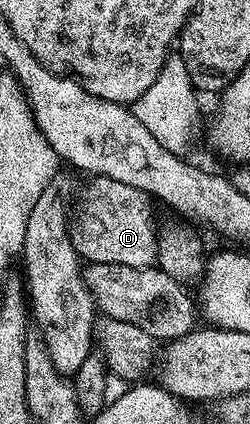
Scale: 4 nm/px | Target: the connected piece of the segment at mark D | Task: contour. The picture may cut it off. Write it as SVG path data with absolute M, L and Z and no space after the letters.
M95 176L88 182L83 203L69 222L71 243L80 259L87 264L123 264L138 270L154 267L157 229L151 219L153 202L149 195L112 178Z

